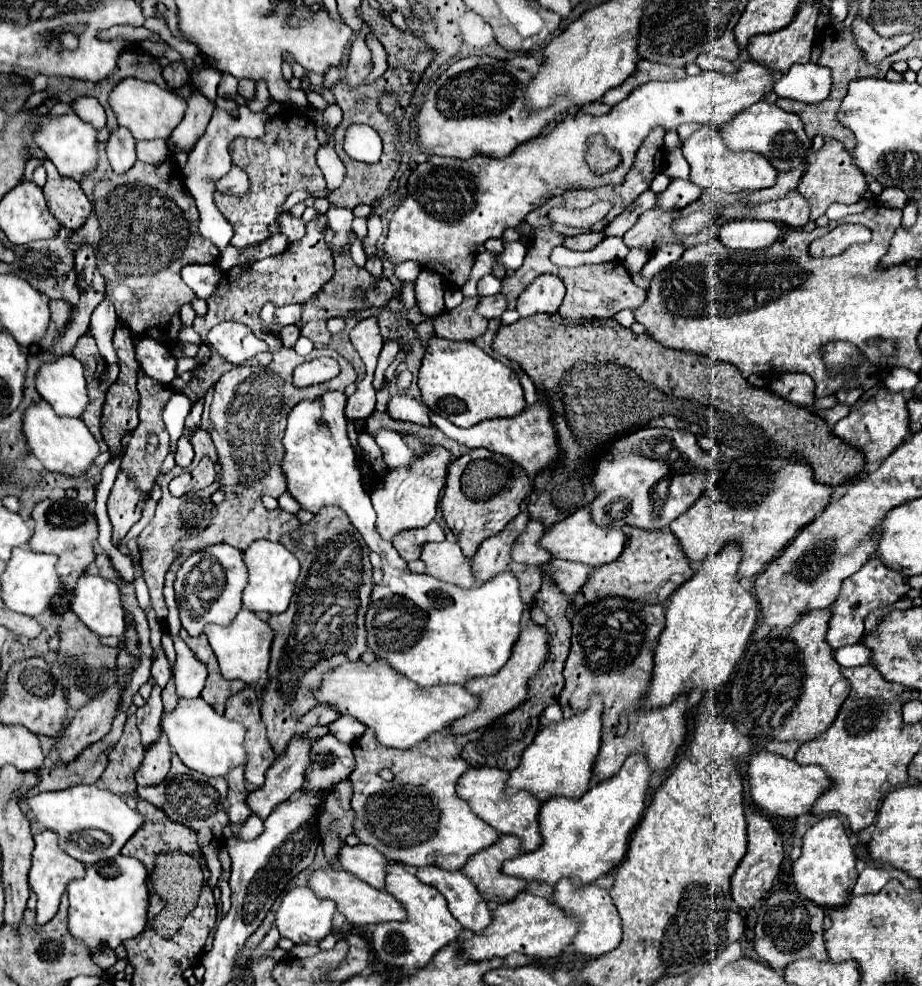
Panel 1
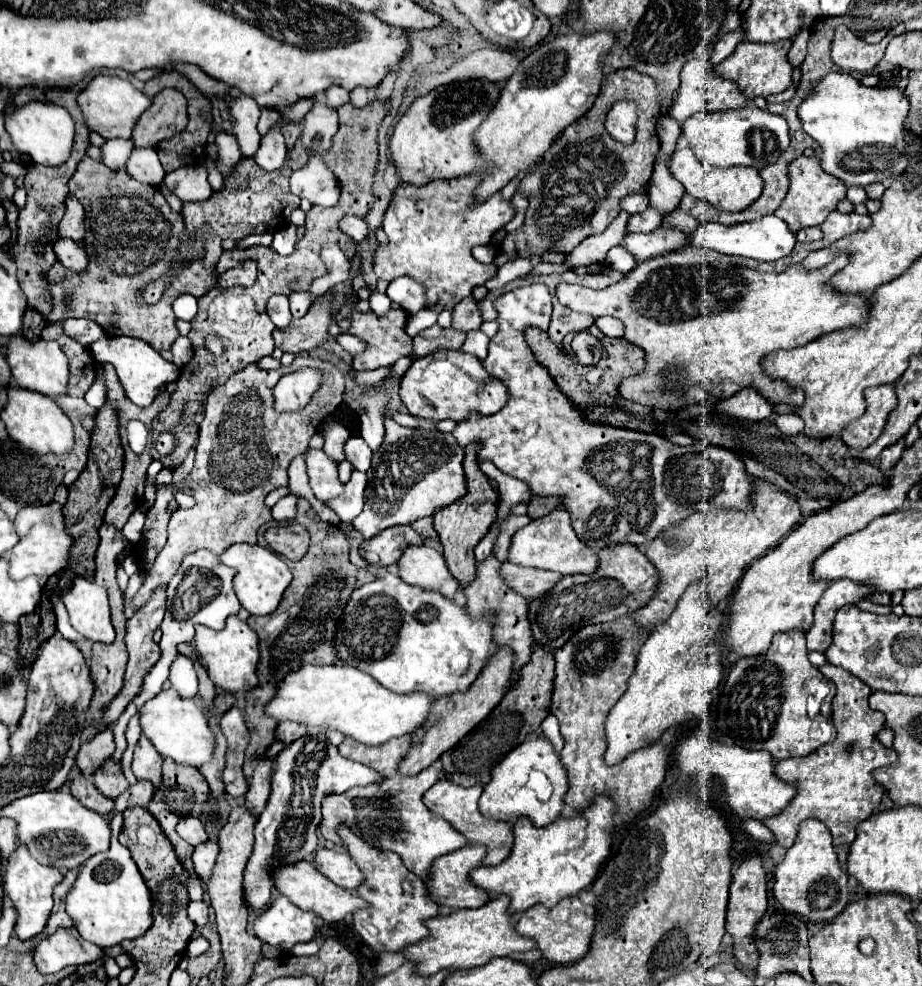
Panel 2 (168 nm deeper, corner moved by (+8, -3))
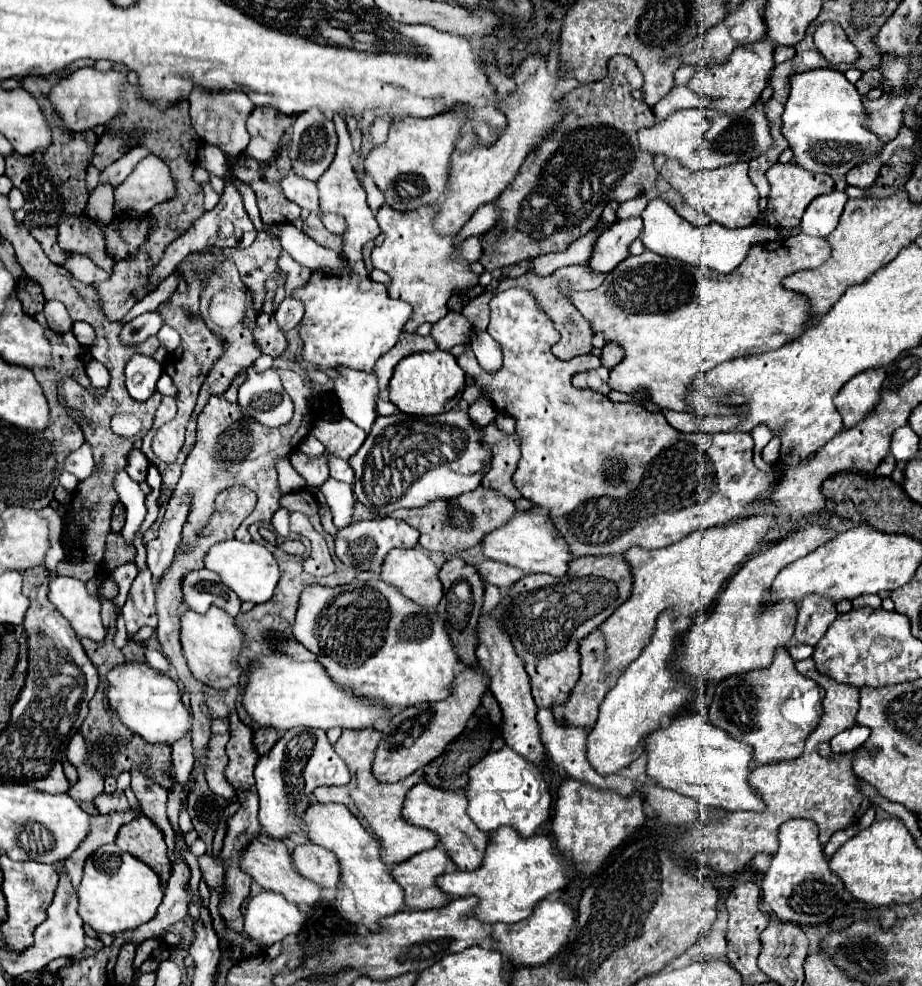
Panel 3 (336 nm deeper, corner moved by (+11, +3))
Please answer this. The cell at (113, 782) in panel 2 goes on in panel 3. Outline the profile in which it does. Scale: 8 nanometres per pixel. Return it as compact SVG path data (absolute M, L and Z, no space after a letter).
M116 790L112 794L102 792L94 800L94 804L96 804L96 808L98 808L100 814L108 814L108 812L118 812L118 810L128 810L130 808L130 804L128 804L128 800L126 800L126 796L124 796L122 790Z

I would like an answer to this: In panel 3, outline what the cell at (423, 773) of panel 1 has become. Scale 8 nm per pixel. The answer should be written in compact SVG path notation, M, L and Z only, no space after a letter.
M374 728L358 730L358 732L344 730L340 740L334 744L334 750L348 764L352 780L346 786L322 786L322 788L316 788L314 796L316 796L316 800L320 804L330 804L330 802L344 804L364 824L364 828L370 830L378 838L378 842L382 846L382 860L388 866L392 866L392 864L402 864L404 860L412 858L418 852L424 852L424 850L430 850L430 848L438 846L440 838L438 838L436 832L432 832L428 828L414 826L414 824L406 822L404 816L402 816L406 792L422 780L420 774L414 772L412 776L408 776L408 778L404 778L400 782L394 782L394 784L378 782L374 778L372 762L374 762L376 748L378 748L380 740L382 740L382 732L378 732Z

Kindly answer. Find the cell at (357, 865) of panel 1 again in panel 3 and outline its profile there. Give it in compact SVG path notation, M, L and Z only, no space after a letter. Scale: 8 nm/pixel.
M304 844L296 846L292 850L294 856L294 866L302 876L314 880L316 884L324 888L336 888L340 880L340 862L338 858L316 844Z

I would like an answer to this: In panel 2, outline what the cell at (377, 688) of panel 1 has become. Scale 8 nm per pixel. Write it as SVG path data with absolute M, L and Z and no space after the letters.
M301 666L293 674L287 674L271 702L267 702L265 714L277 718L277 722L293 720L307 728L337 730L367 746L377 746L389 738L399 738L411 734L425 722L433 698L427 694L395 694L375 682L369 674L353 666Z

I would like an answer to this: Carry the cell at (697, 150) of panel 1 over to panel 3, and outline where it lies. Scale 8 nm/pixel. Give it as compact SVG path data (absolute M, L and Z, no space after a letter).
M668 158L660 170L660 176L678 190L690 206L698 208L706 216L710 216L718 224L726 224L730 228L750 226L758 216L758 190L748 176L748 164L738 162L730 166L722 166L718 170L688 170L678 160Z

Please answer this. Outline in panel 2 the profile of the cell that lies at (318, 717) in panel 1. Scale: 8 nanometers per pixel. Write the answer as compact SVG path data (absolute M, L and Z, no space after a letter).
M279 722L277 726L277 740L283 744L291 744L293 740L301 738L305 734L305 726L297 722Z

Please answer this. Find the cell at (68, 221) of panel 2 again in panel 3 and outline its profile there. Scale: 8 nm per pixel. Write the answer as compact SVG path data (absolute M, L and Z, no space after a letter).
M82 214L78 216L68 216L58 230L58 244L62 250L72 250L72 252L82 252L94 264L104 268L108 274L112 272L112 260L106 256L102 234L98 232L96 226L84 220Z

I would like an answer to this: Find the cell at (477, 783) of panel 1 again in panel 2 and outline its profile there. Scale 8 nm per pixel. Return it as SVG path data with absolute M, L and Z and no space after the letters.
M439 780L435 782L423 796L423 802L425 806L445 818L455 830L459 830L469 844L483 844L487 848L487 854L485 854L485 866L497 866L501 860L505 860L509 854L511 854L511 848L513 848L513 832L511 832L511 826L507 822L495 822L491 818L485 818L479 808L477 808L477 802L479 802L479 796L483 792L483 786L471 786L471 788L461 788L453 782L447 782L447 780Z

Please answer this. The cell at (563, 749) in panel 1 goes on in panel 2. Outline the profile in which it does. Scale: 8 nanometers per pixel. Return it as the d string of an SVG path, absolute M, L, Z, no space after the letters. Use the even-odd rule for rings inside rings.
M531 738L525 740L517 750L511 750L493 770L489 784L483 788L483 794L479 798L479 810L483 816L493 820L505 820L513 822L515 818L529 818L533 826L541 828L557 820L561 808L563 808L563 796L567 792L567 774L561 764L561 758L555 754L551 742L547 738ZM531 772L541 772L553 786L551 798L545 800L545 790L533 788L533 782L529 782Z

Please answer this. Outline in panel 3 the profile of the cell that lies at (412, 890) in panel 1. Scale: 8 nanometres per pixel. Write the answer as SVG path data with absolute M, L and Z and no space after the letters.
M312 804L306 810L306 836L312 844L328 848L340 860L342 878L338 882L336 910L340 916L352 924L364 924L368 930L378 932L380 920L404 910L406 892L390 874L390 866L386 866L380 858L380 842L374 840L370 832L362 828L362 824L340 804Z

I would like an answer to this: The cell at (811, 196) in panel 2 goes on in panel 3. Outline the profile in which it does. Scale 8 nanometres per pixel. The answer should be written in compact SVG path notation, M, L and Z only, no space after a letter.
M776 162L774 166L768 168L766 172L768 182L772 186L770 196L768 196L768 212L766 212L766 220L772 228L796 228L800 226L800 220L808 208L808 204L822 194L830 194L834 192L834 178L826 176L826 174L814 174L804 170L802 166L798 166L796 162L786 162L780 164Z

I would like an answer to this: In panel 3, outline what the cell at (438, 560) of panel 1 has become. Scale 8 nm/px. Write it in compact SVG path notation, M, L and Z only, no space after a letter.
M414 546L392 550L382 564L380 578L394 584L414 602L436 608L444 596L438 572L440 568L432 562L430 554L420 546Z

